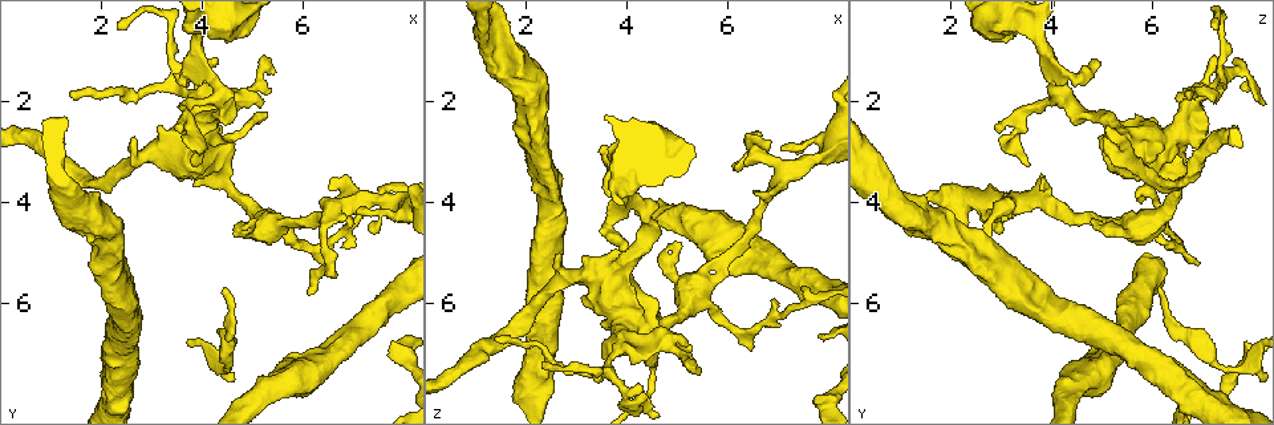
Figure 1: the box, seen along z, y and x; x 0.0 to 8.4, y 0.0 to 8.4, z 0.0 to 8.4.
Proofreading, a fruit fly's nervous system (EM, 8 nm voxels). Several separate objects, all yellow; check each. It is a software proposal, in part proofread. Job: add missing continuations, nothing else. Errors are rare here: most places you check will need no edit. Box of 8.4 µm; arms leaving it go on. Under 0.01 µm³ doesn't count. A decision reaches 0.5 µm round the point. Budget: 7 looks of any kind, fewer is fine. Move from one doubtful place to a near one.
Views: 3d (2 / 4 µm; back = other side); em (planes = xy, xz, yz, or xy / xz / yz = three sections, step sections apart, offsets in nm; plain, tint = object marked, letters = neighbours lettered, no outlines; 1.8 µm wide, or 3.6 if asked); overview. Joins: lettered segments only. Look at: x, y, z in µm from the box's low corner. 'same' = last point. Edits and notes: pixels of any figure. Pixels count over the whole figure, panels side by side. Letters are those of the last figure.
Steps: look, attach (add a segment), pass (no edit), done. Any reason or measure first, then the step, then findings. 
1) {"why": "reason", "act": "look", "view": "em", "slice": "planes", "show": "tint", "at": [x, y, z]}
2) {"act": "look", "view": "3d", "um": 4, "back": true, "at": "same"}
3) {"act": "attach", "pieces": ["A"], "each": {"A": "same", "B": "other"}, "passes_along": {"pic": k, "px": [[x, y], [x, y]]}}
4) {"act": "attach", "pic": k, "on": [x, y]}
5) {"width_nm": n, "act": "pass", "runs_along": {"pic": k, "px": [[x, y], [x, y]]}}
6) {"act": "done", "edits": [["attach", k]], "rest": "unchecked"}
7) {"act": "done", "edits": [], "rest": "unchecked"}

{"why": "thick turns thin", "act": "look", "view": "em", "um": 3.6, "slice": "planes", "show": "tint", "at": [5.30, 4.45, 5.90]}

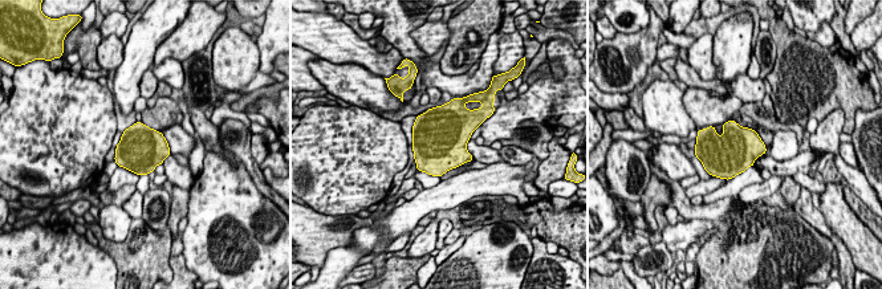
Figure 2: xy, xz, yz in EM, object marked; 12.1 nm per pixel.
{"why": "see the neighbours", "act": "look", "view": "em", "um": 3.6, "slice": "planes", "show": "letters", "at": "same"}

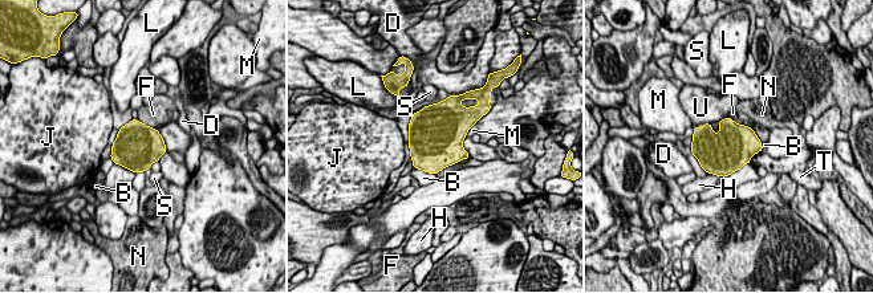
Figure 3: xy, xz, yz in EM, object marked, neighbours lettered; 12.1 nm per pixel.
{"width_nm": 550, "act": "pass", "each": {"B": "other", "D": "other", "F": "other", "H": "other", "J": "other", "L": "other", "M": "other", "N": "other", "S": "other", "T": "other", "U": "other"}, "border": {"pic": 3, "px": [[729, 117], [747, 125], [762, 145]]}, "found": "none of them fits"}

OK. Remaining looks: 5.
{"why": "an open end", "act": "look", "view": "em", "slice": "yz", "step": 16, "show": "letters", "at": [6.45, 3.75, 3.80]}

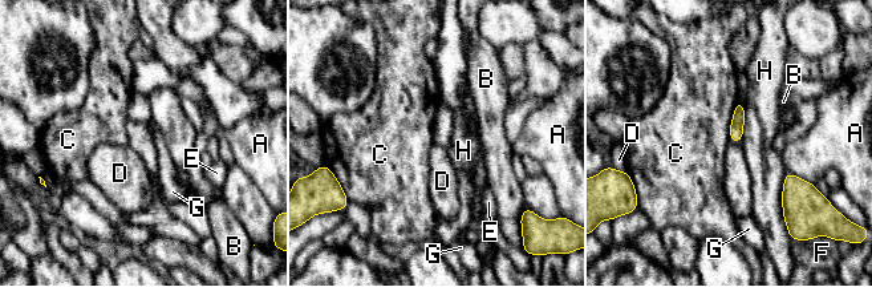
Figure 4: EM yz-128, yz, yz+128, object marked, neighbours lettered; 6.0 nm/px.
{"act": "pass", "each": {"A": "other", "B": "other", "C": "other", "D": "other", "E": "other", "F": "other", "G": "other", "H": "other"}, "border": {"pic": 4, "px": [[730, 141], [739, 144]]}, "found": "no lettered segment goes on from it"}

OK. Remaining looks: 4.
{"why": "free end", "act": "look", "view": "3d", "um": 4, "at": [4.00, 1.15, 4.85]}

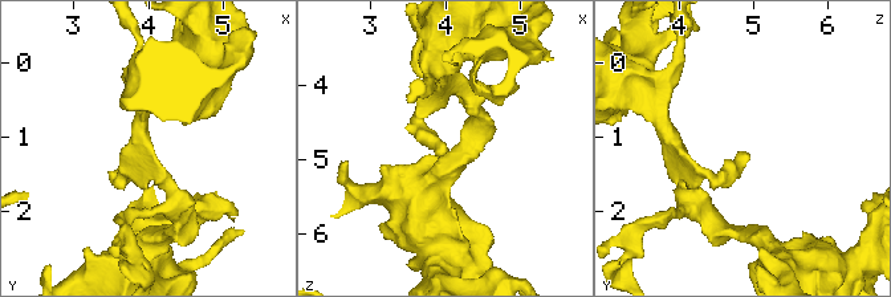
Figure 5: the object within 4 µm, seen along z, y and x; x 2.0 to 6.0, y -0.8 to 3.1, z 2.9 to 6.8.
{"act": "look", "view": "em", "slice": "planes", "show": "letters", "at": [4.00, 1.20, 4.90]}

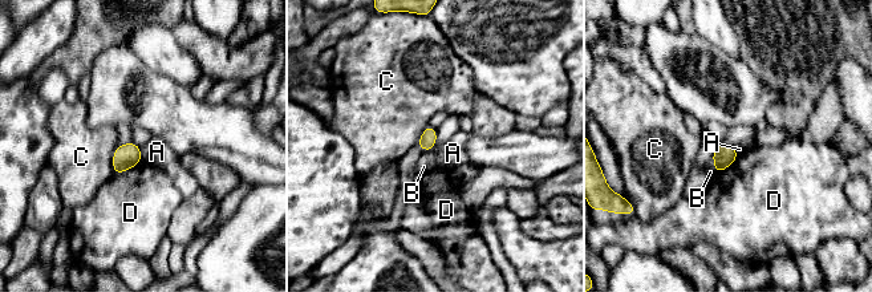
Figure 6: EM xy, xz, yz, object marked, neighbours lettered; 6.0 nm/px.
{"longest_contact_nm": ["D", 190], "act": "pass", "each": {"A": "other", "B": "other", "C": "other", "D": "other"}, "border": {"pic": 6, "px": [[437, 129], [437, 142], [424, 153]]}, "found": "no lettered segment goes on from it"}

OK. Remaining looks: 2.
{"act": "done", "edits": [], "rest": "unchecked"}

